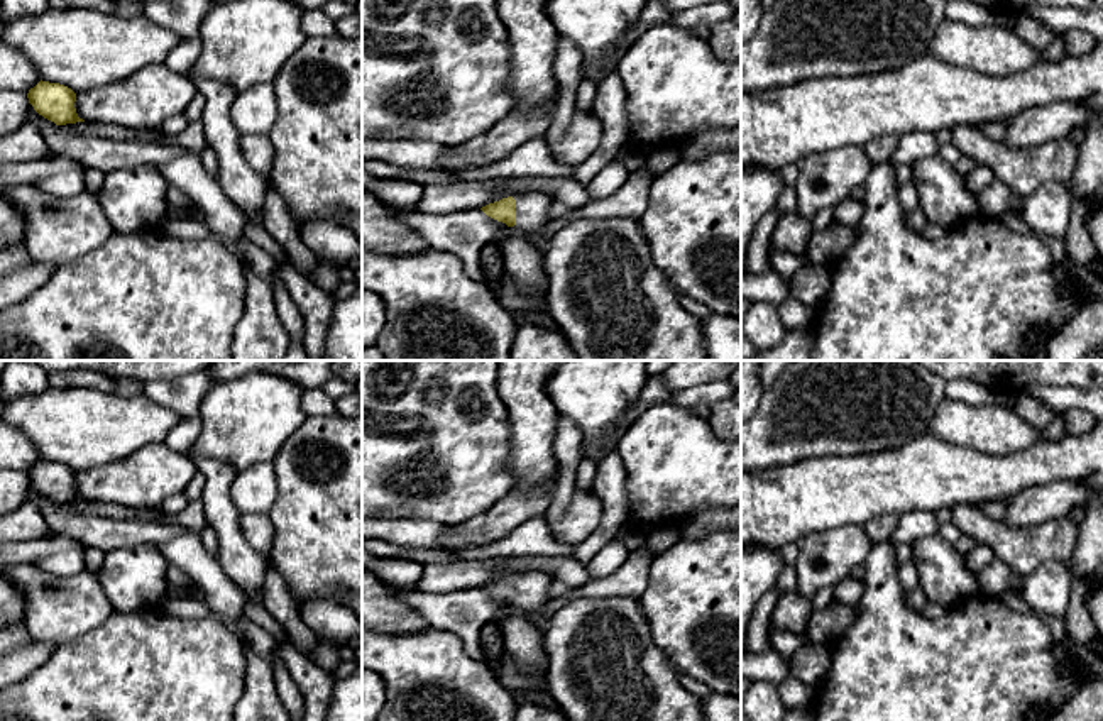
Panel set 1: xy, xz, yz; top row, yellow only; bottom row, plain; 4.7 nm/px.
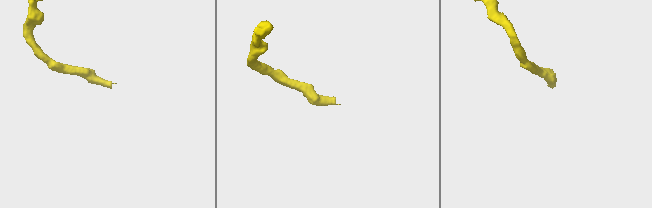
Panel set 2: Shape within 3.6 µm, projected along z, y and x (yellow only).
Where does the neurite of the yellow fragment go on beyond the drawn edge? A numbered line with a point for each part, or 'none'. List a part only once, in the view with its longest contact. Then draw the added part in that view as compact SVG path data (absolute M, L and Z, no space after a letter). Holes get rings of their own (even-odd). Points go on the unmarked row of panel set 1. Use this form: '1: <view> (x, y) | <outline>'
1: xz (532, 588) | M545 570L513 574L516 579L516 608L538 614L550 597L552 575Z

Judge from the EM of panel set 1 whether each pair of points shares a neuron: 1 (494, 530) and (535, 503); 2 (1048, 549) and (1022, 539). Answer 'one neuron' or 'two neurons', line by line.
1: one neuron
2: one neuron

